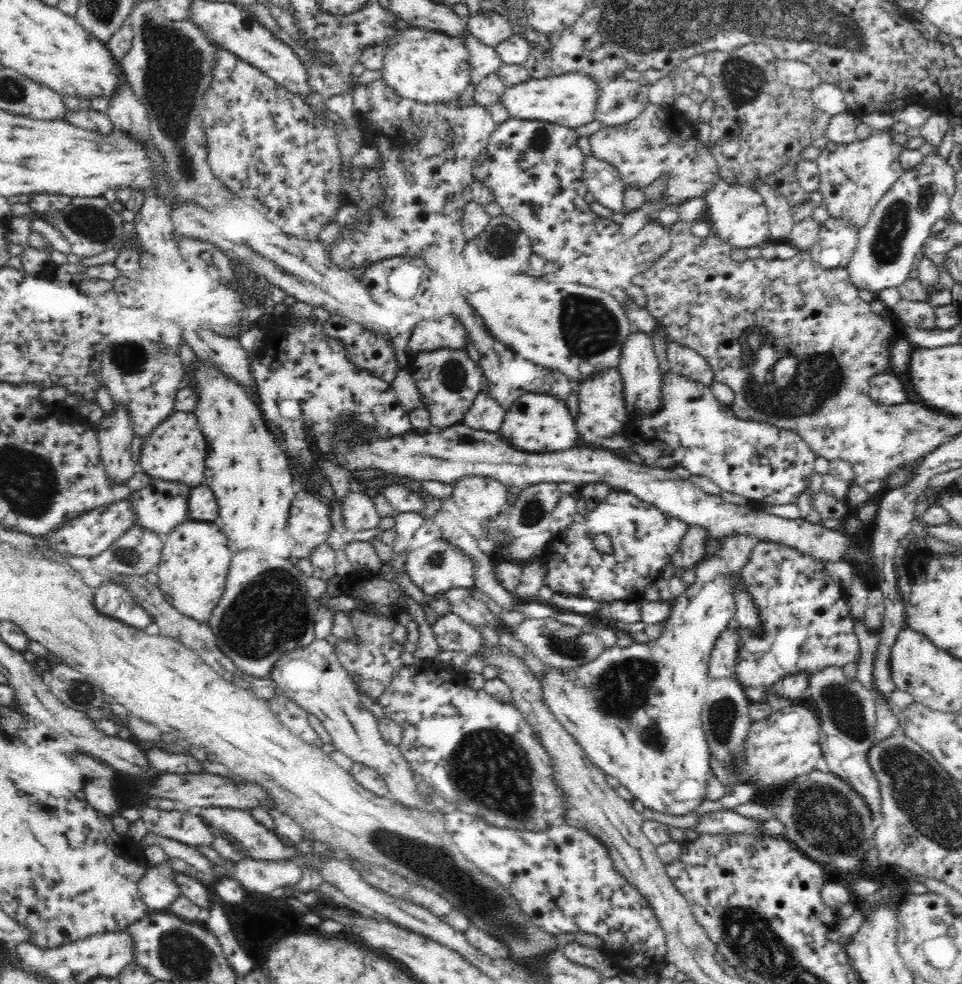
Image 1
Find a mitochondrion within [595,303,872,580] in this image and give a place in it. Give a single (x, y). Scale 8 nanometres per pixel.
(822, 374)

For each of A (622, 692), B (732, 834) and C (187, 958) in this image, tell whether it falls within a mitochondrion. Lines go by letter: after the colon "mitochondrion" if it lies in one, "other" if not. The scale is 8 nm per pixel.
A: mitochondrion
B: other
C: mitochondrion

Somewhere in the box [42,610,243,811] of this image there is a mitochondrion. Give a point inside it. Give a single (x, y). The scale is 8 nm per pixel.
(78, 693)

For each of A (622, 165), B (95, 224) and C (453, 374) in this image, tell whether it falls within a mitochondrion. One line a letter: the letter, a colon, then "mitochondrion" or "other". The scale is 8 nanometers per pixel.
A: other
B: mitochondrion
C: mitochondrion

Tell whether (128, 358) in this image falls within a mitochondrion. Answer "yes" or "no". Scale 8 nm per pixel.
yes

